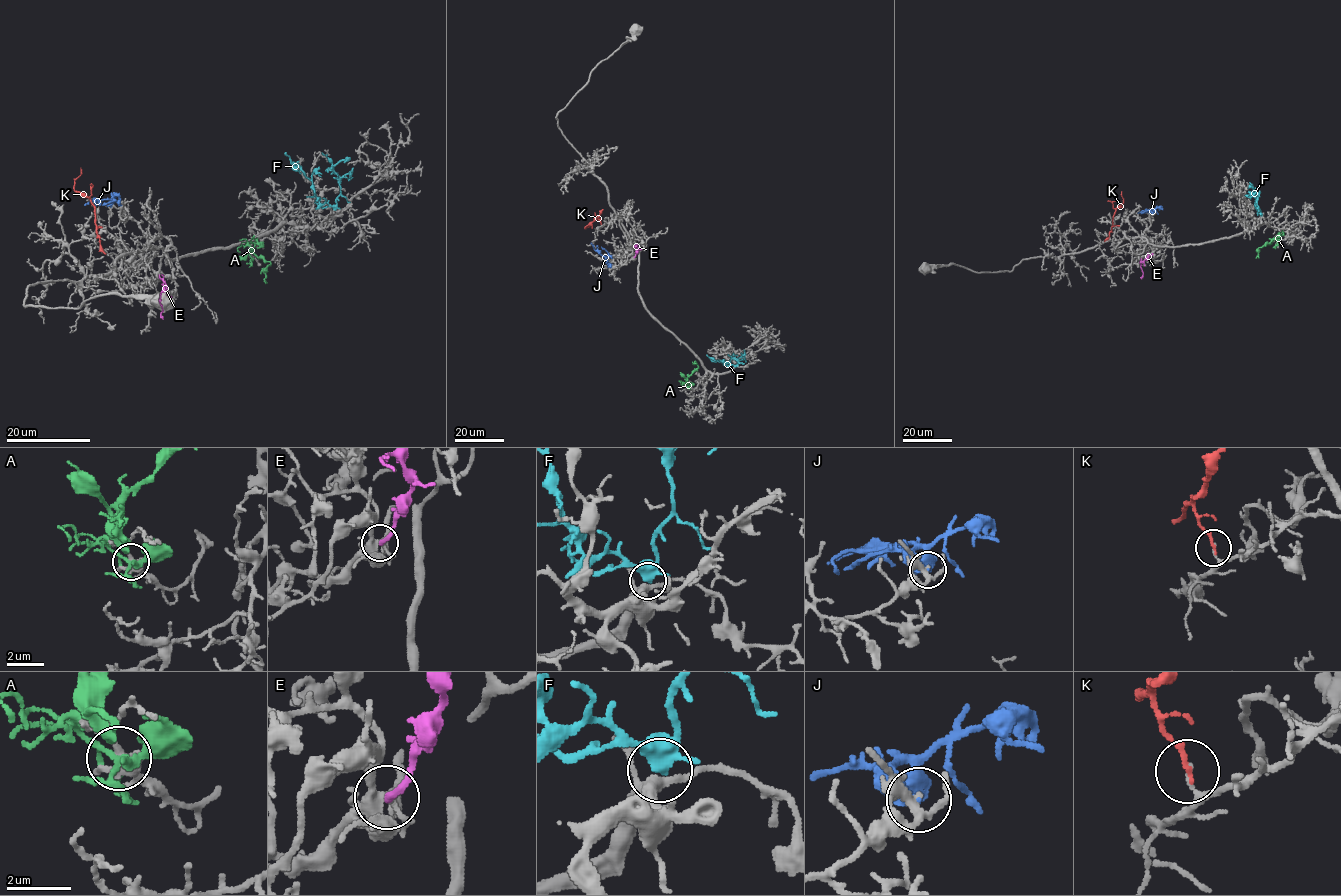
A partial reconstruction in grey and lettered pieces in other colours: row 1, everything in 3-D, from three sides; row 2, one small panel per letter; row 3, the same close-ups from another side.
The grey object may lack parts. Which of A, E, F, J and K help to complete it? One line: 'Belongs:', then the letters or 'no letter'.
Belongs: E, F

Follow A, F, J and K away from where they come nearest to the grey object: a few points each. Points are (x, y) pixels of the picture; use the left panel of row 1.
A: (254, 242), (249, 242), (252, 251), (270, 262), (266, 283)
F: (334, 210), (327, 203), (320, 203), (312, 182), (285, 153)
J: (120, 205), (114, 200), (102, 199), (91, 199), (84, 205)
K: (101, 226), (96, 225), (95, 208), (89, 199), (73, 188), (81, 167)

